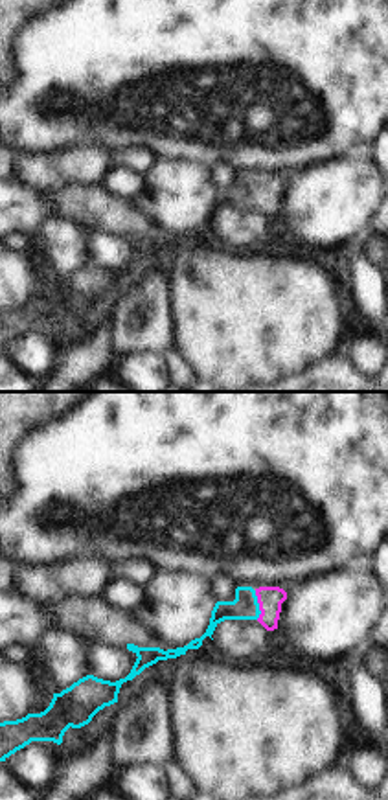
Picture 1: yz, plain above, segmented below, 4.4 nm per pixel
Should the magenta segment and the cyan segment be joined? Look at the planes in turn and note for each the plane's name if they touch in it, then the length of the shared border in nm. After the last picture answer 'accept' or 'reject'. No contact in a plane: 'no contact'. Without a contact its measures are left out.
meets magenta in yz; contact 130 nm long

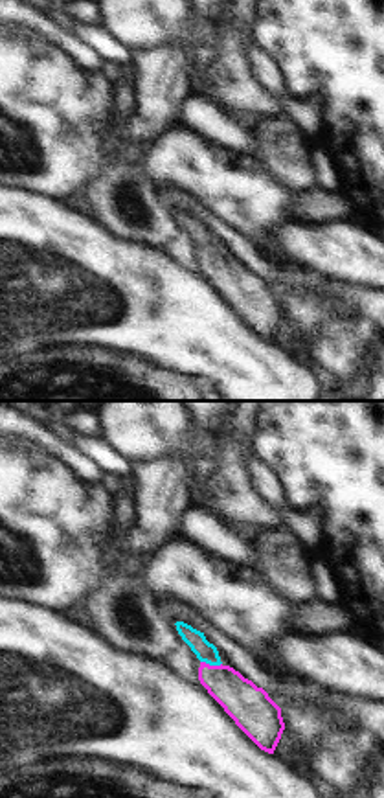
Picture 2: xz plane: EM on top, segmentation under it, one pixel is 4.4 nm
meets magenta in xz; contact 100 nm long

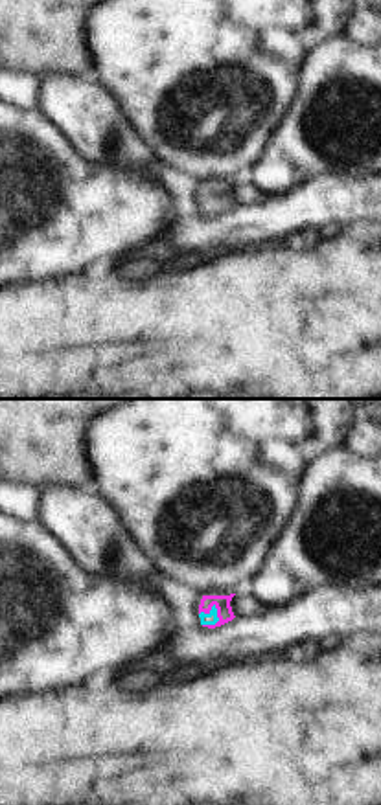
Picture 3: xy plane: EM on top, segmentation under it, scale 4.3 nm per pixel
meets magenta in xy; contact 120 nm long

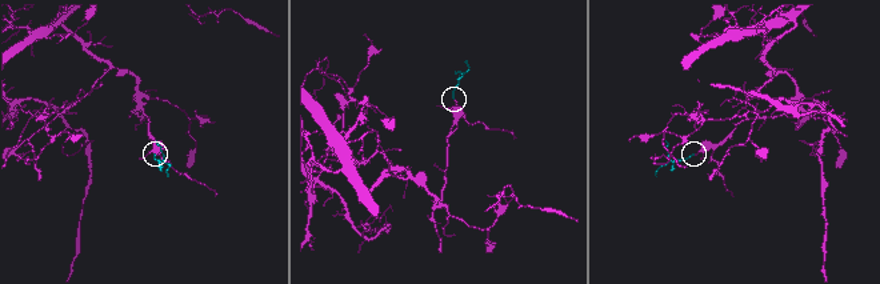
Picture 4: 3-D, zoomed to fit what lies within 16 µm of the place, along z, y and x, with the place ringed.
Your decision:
accept

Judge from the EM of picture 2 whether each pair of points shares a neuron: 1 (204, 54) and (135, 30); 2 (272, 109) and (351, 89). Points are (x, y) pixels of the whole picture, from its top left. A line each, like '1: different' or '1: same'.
1: same
2: different

